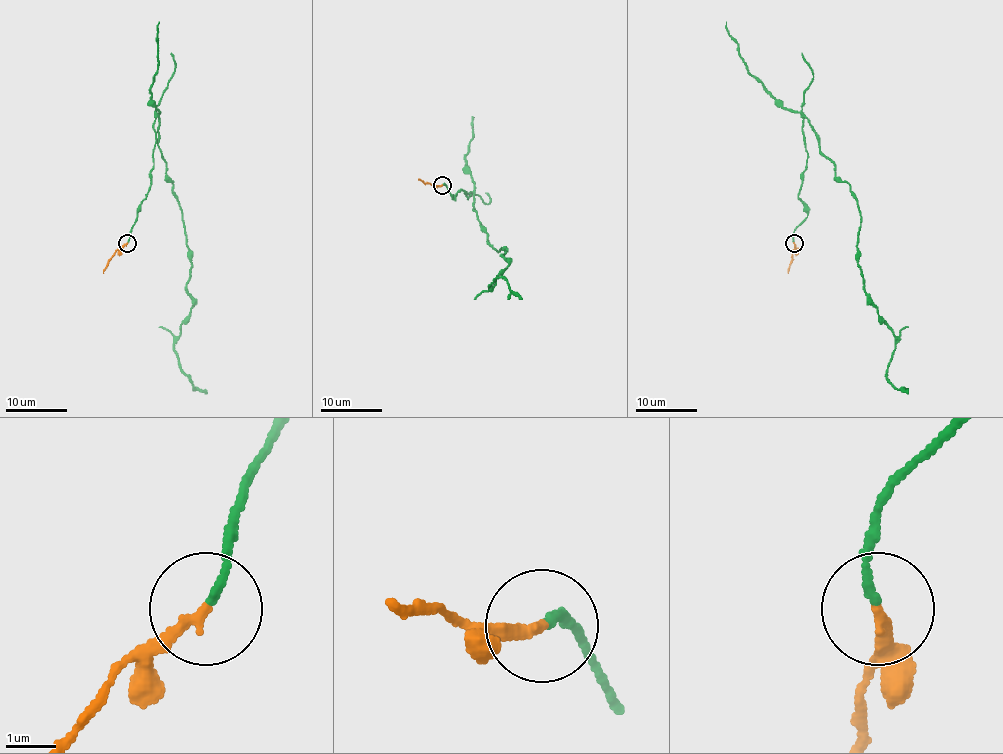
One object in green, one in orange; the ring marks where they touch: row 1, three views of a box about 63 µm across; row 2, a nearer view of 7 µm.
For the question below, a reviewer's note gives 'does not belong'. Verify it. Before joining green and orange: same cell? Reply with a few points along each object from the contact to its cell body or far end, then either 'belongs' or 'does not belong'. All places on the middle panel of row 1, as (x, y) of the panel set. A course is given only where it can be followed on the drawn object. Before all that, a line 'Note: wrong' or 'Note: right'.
Note: right
green via (442, 185), (471, 195), (488, 242), (505, 248), (489, 286), (502, 277), (522, 298) | orange via (442, 185), (418, 179) | does not belong

